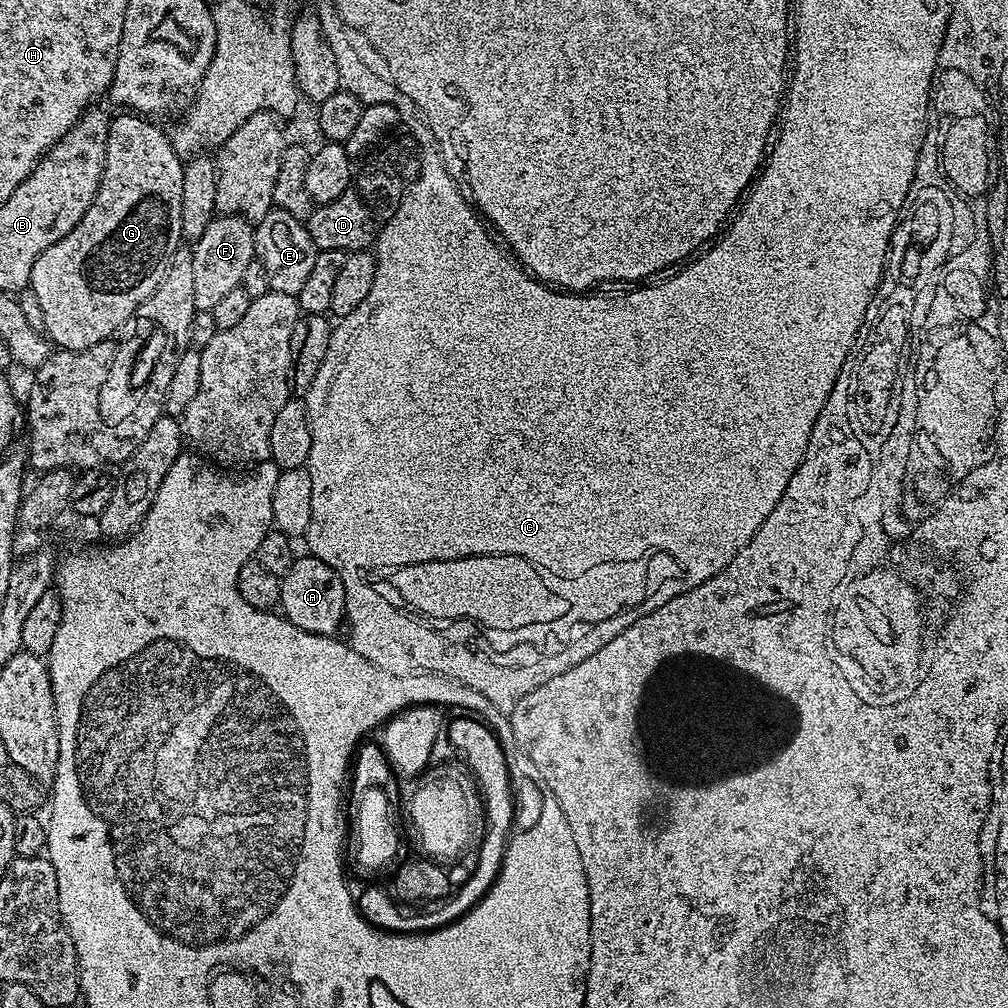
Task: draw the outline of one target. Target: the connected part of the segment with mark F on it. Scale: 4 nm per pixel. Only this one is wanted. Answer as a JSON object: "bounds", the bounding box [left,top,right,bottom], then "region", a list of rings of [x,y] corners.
{"bounds":[192,214,256,312],"region":[[[220,214],[212,219],[206,226],[202,238],[195,240],[192,248],[196,309],[210,312],[229,290],[240,287],[242,274],[246,274],[246,266],[250,266],[255,254],[256,234],[249,221],[235,214]]]}

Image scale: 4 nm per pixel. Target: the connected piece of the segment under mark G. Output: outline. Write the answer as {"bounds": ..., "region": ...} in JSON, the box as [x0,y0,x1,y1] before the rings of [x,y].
{"bounds":[30,114,182,352],"region":[[[139,114],[120,115],[124,116],[113,115],[108,121],[102,178],[82,222],[66,238],[42,250],[34,262],[30,290],[42,305],[43,331],[60,350],[81,352],[113,336],[118,326],[154,294],[182,244],[182,158],[174,150],[169,133],[156,125],[159,123]]]}

